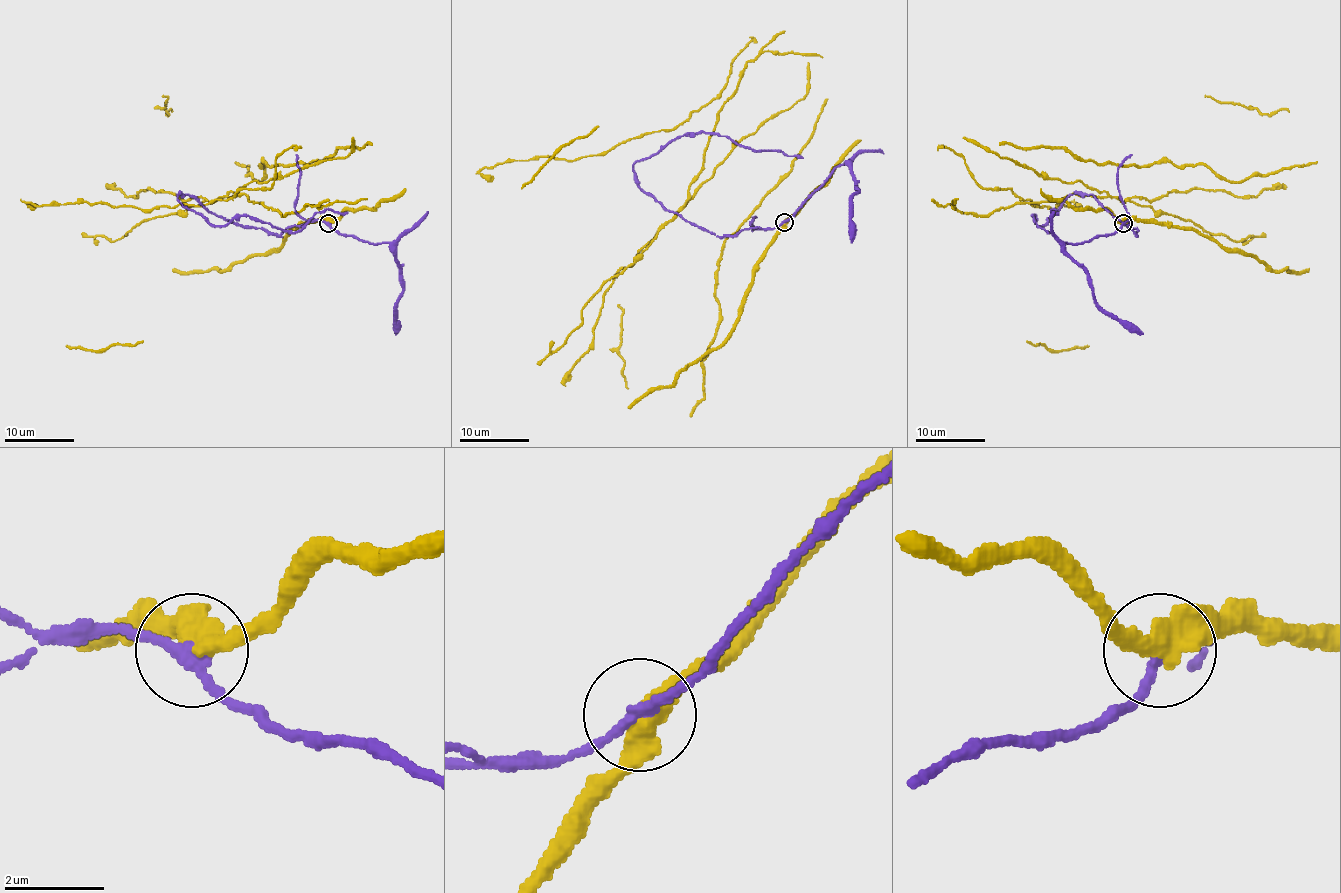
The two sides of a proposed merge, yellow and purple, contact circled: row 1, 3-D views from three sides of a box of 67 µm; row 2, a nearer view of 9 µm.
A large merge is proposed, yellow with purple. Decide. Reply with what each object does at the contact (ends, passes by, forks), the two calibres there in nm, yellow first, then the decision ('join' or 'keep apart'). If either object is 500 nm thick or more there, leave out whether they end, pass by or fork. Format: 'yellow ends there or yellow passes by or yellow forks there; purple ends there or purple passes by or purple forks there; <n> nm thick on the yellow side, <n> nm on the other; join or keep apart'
yellow passes by; purple passes by; 480 nm thick on the yellow side, 180 nm on the other; keep apart

